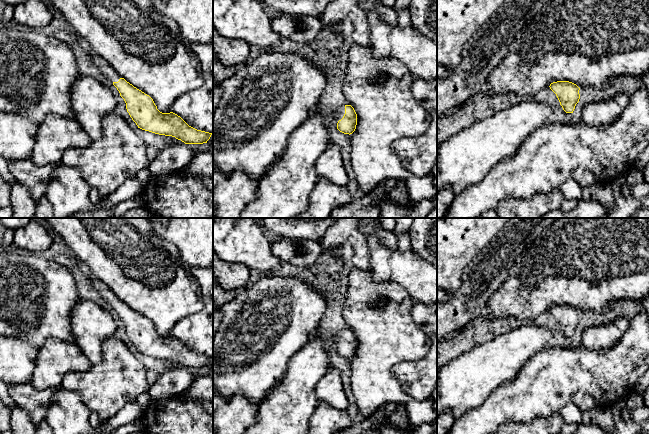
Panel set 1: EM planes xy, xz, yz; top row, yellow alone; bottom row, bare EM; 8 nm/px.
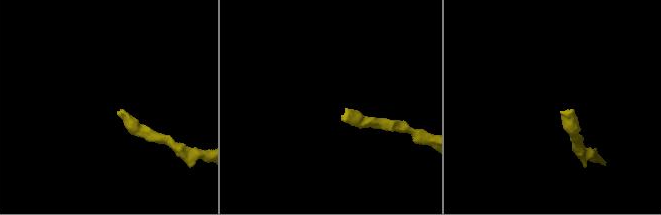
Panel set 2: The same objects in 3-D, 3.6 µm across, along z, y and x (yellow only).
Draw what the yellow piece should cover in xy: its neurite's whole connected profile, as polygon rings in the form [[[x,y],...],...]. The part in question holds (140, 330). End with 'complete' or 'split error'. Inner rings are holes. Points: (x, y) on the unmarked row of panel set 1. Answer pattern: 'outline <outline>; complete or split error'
outline [[[91,276],[92,286],[117,312],[126,333],[138,352],[159,359],[172,360],[185,368],[207,367],[212,357],[189,350],[177,338],[162,337],[153,323],[122,302],[104,283]]]; split error

